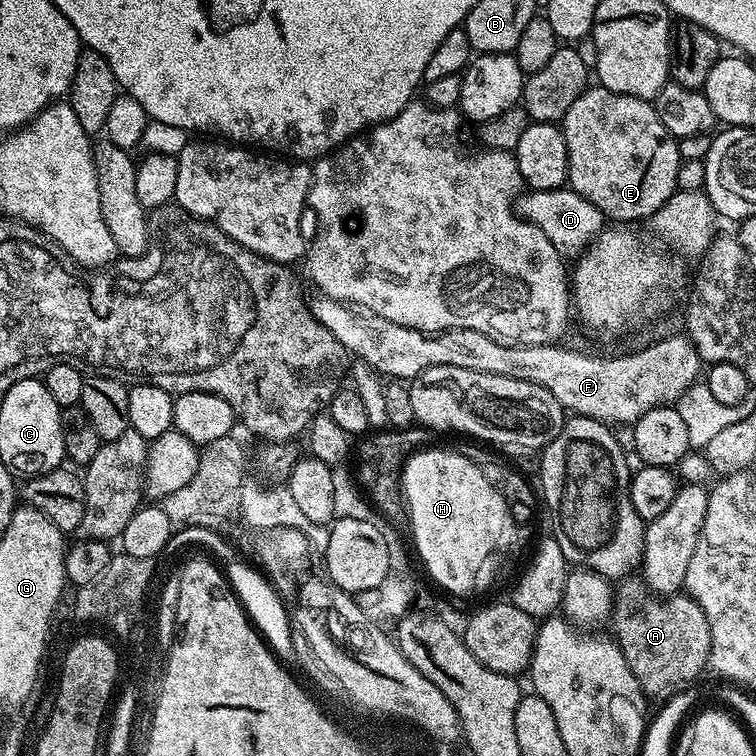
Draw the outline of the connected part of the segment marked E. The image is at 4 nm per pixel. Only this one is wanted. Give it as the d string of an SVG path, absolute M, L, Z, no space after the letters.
M589 86L566 110L562 131L568 155L568 184L573 192L586 198L612 222L647 221L677 191L676 179L680 165L680 145L670 135L655 107L642 98L618 94L609 88Z

